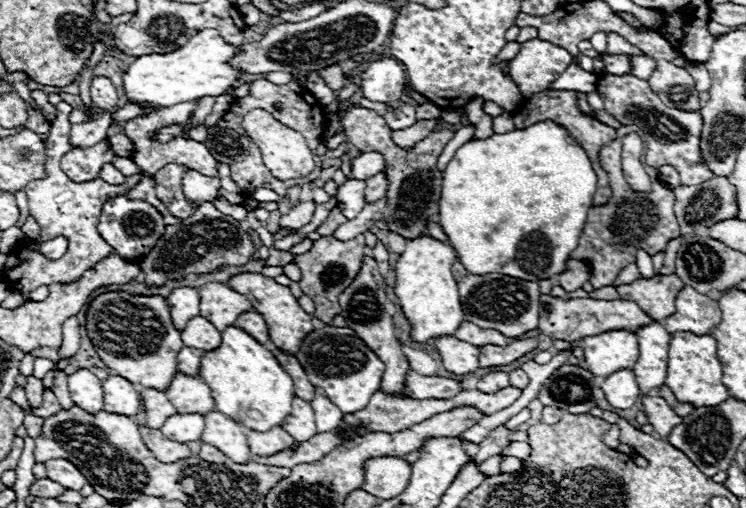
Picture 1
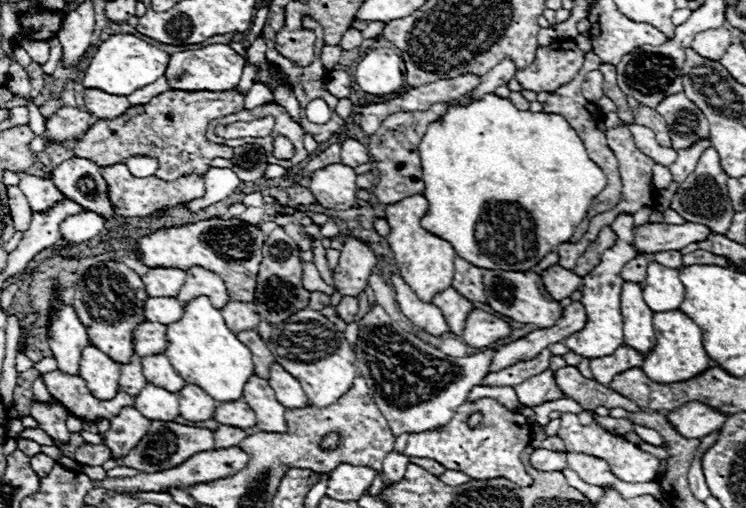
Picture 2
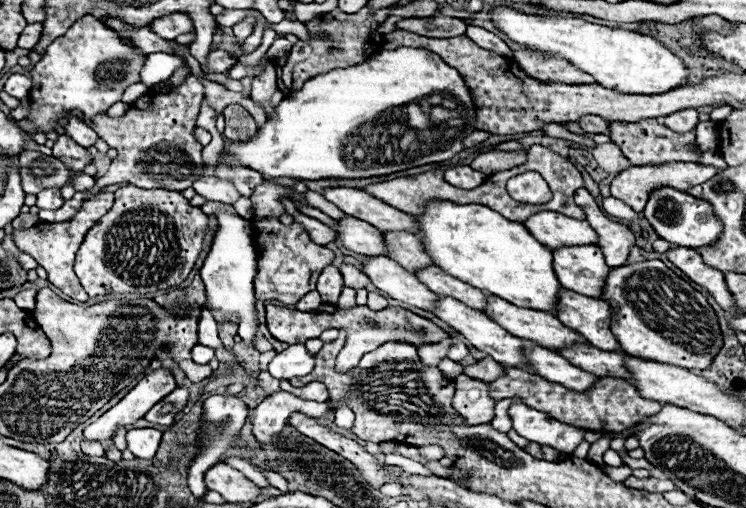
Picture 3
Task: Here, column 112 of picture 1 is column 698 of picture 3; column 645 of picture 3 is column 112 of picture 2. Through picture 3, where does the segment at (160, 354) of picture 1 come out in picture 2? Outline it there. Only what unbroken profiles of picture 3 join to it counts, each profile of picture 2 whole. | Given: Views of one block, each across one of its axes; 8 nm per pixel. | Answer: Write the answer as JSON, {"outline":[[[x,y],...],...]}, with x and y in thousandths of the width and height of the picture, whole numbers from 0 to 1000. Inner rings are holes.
{"outline":[[[139,516],[137,524],[123,524],[113,551],[102,559],[99,575],[99,602],[102,614],[115,642],[115,654],[121,661],[121,677],[129,677],[139,697],[150,701],[150,709],[158,709],[161,717],[172,713],[180,697],[177,681],[177,646],[188,634],[193,634],[193,614],[188,598],[196,591],[196,567],[188,543],[161,516]]]}

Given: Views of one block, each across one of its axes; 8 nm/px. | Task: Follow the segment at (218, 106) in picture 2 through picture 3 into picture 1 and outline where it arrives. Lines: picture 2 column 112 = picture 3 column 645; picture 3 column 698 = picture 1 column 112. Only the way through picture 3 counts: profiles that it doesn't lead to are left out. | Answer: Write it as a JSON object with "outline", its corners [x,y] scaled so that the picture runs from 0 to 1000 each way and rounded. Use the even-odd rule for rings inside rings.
{"outline":[[[137,276],[123,291],[97,291],[91,303],[86,303],[83,335],[97,358],[118,358],[131,350],[137,327],[150,319],[150,311],[153,299],[147,295],[147,283]]]}

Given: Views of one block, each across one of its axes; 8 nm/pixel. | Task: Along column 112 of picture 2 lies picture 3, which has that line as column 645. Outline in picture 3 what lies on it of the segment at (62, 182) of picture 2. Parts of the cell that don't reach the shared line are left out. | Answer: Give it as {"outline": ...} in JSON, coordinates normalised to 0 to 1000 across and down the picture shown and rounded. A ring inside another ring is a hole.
{"outline":[[[903,370],[877,374],[871,398],[866,398],[863,425],[887,472],[895,472],[898,480],[909,480],[917,488],[933,492],[941,484],[954,484],[968,461],[968,433],[960,429],[957,409],[946,394],[925,386],[920,378],[909,378]]]}

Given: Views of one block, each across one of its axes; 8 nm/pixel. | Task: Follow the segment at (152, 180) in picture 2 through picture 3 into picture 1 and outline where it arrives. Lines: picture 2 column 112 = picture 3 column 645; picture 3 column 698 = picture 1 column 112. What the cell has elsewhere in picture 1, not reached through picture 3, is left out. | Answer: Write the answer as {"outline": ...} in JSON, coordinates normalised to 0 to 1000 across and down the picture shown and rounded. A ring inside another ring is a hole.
{"outline":[[[142,323],[142,327],[134,335],[134,350],[142,354],[145,362],[164,362],[164,358],[169,354],[169,346],[166,346],[161,335],[155,335],[150,323]]]}

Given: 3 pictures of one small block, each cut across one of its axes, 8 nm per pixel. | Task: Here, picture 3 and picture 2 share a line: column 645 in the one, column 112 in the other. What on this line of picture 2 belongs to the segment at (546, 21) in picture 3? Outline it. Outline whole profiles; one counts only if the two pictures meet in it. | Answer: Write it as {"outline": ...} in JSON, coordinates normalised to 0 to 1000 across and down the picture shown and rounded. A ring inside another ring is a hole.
{"outline":[[[153,67],[131,91],[129,106],[123,110],[123,118],[113,142],[110,169],[129,173],[129,177],[155,185],[155,189],[172,189],[182,173],[204,165],[206,157],[220,150],[225,114],[228,110],[223,102],[217,102],[214,94],[209,94],[177,67]]]}

